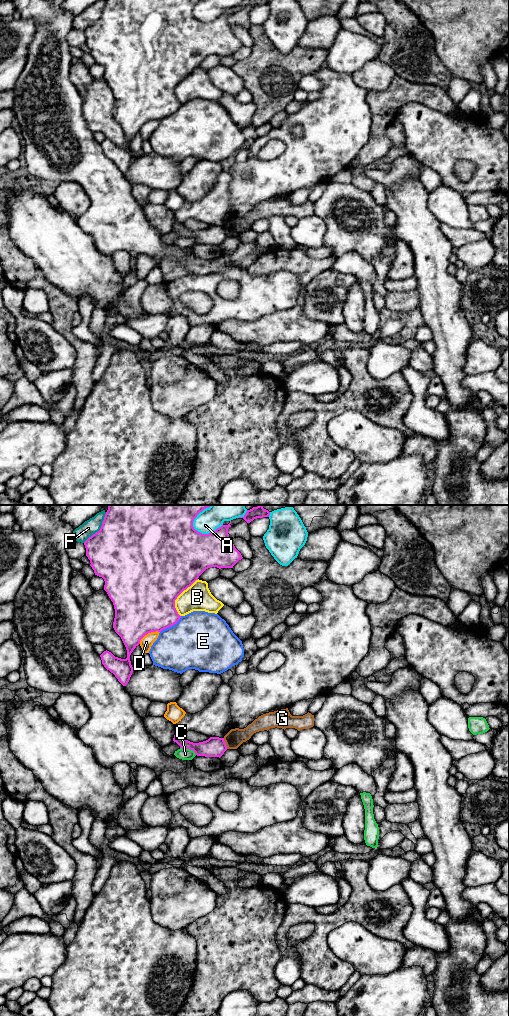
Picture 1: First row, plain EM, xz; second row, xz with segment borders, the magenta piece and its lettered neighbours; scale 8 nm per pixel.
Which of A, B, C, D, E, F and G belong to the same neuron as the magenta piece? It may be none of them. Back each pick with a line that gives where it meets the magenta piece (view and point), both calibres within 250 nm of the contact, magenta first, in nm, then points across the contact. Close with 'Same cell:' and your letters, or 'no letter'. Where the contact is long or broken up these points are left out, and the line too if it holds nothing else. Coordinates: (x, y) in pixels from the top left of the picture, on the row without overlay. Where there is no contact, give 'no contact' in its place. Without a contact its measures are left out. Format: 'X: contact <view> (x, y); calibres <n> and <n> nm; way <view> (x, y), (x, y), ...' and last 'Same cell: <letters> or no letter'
Same cell: no letter

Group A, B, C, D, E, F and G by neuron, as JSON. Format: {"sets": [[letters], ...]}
{"sets": [["A"], ["B", "E"], ["C"], ["D"], ["F"], ["G"]]}

